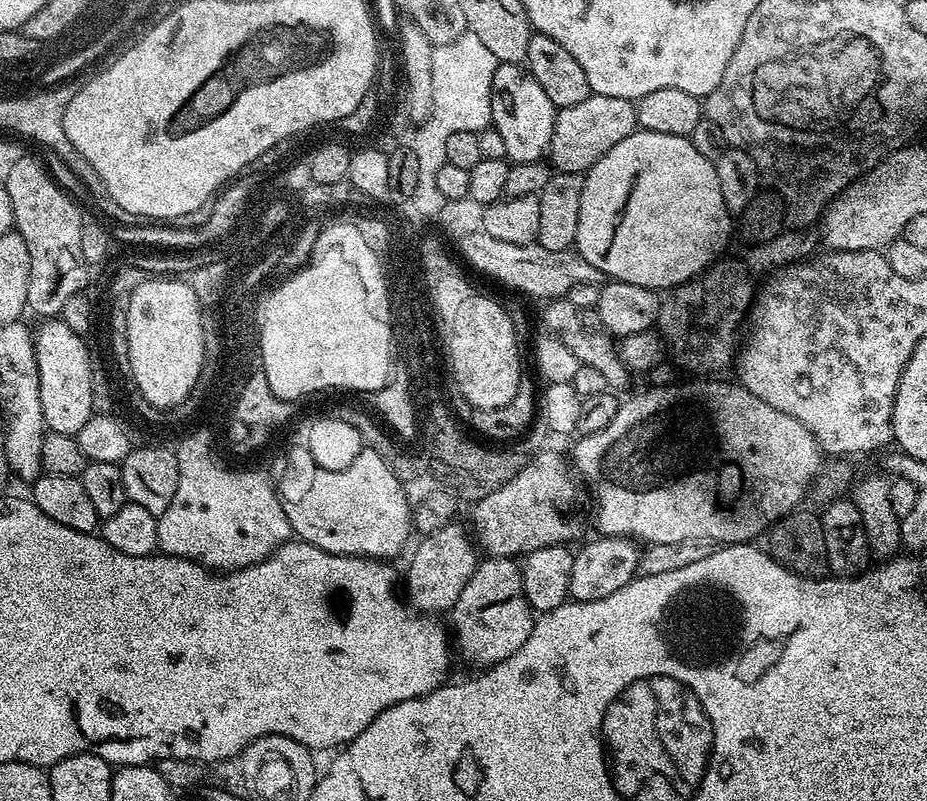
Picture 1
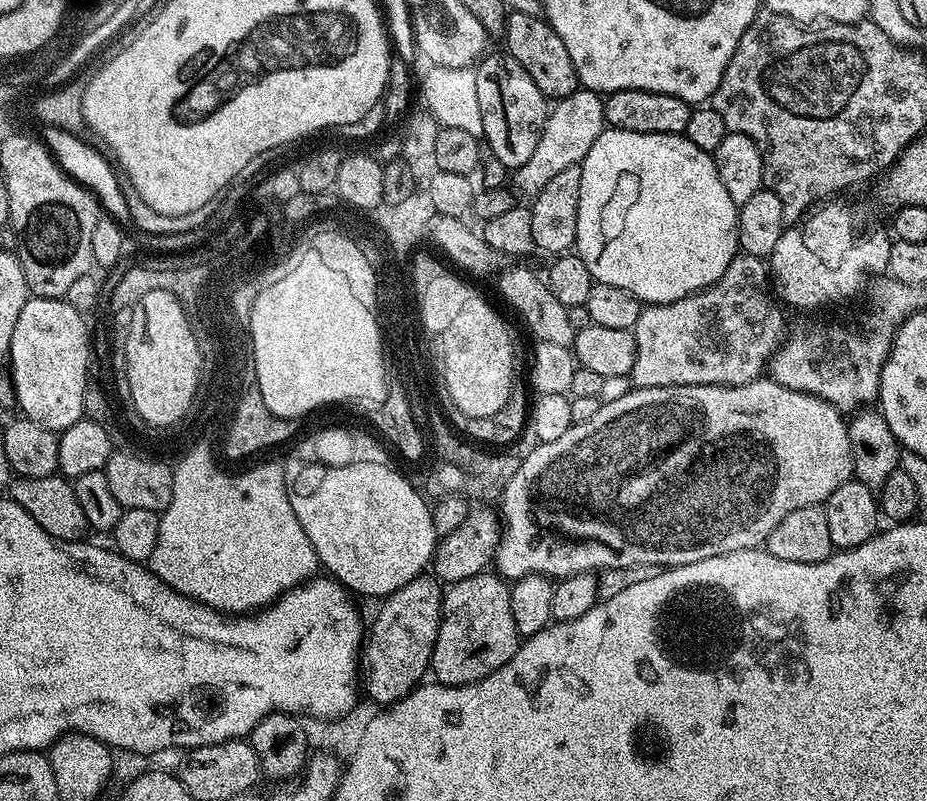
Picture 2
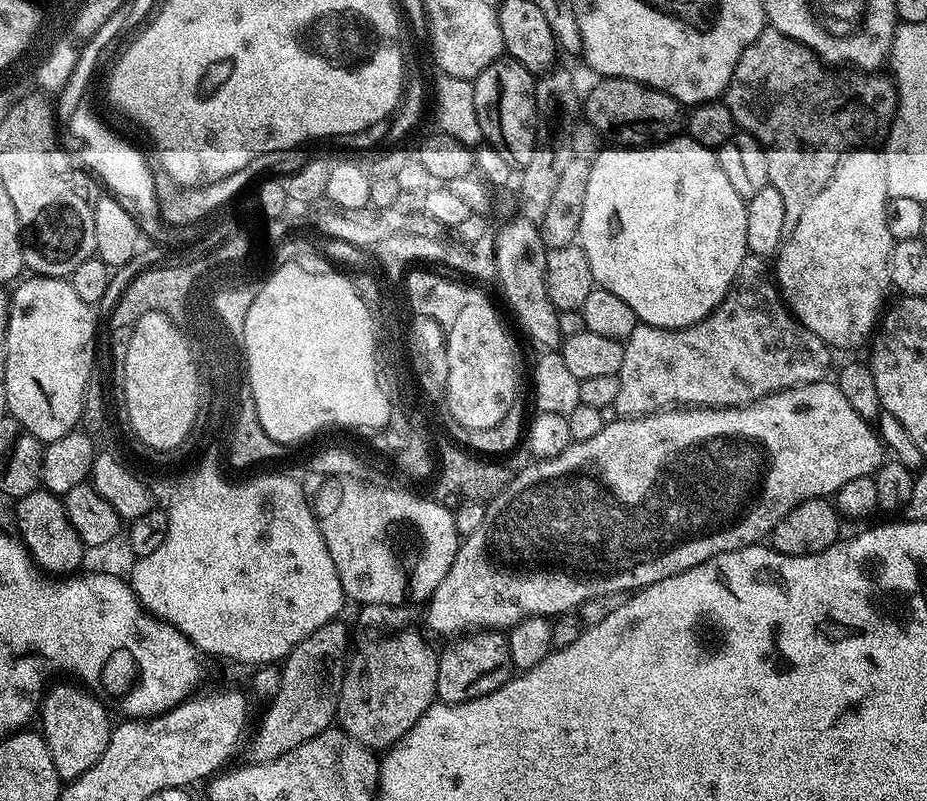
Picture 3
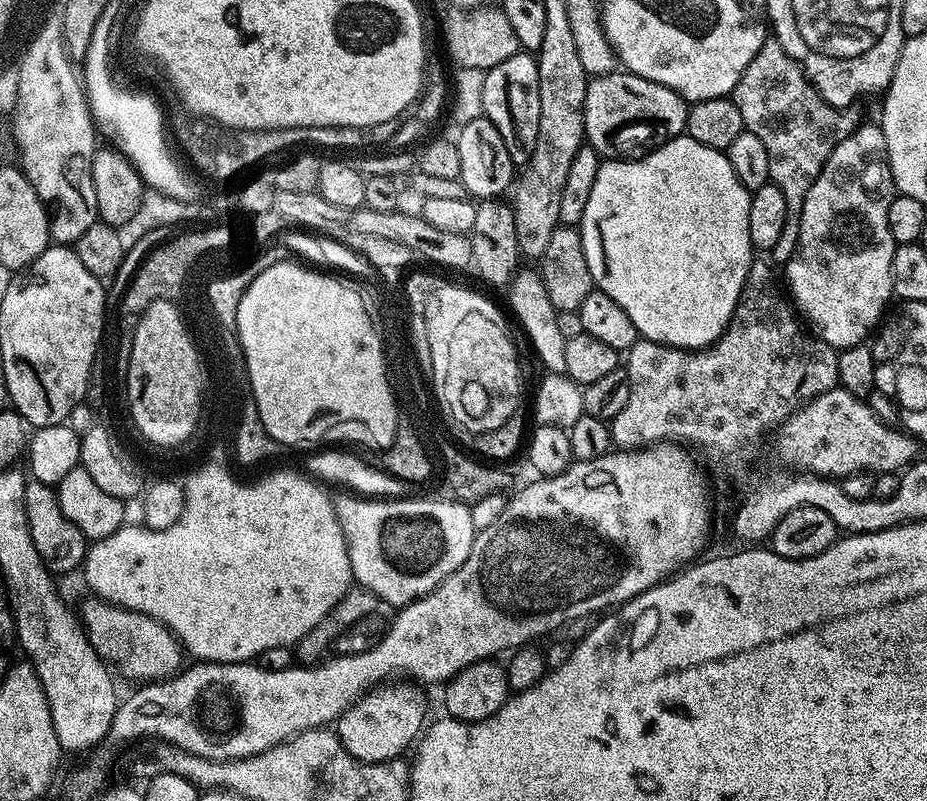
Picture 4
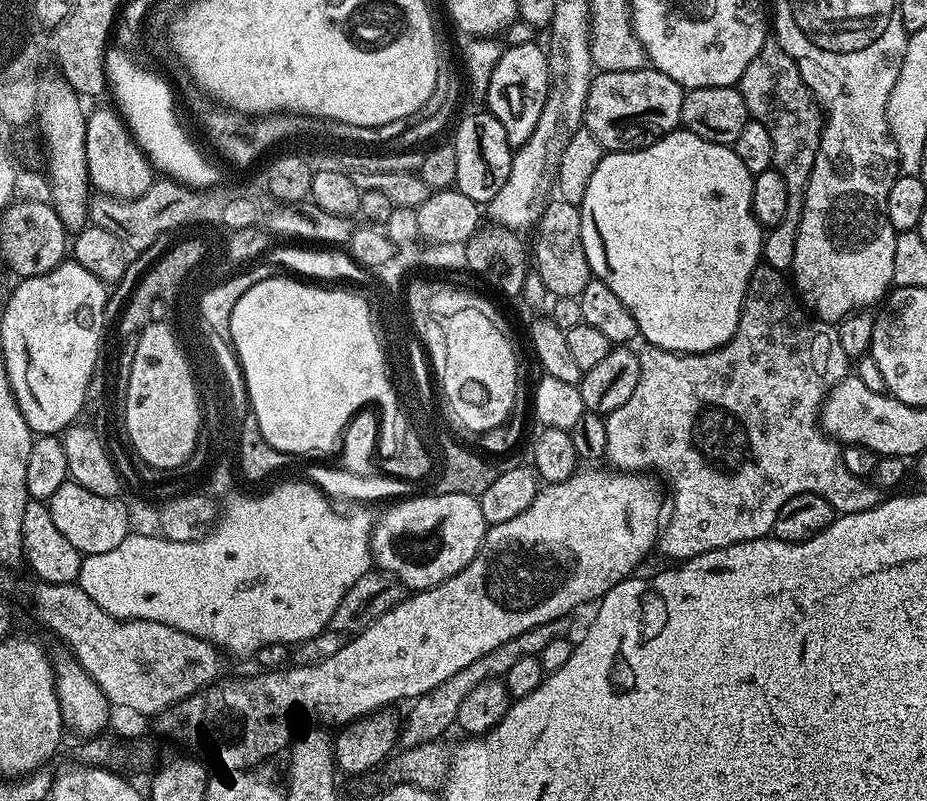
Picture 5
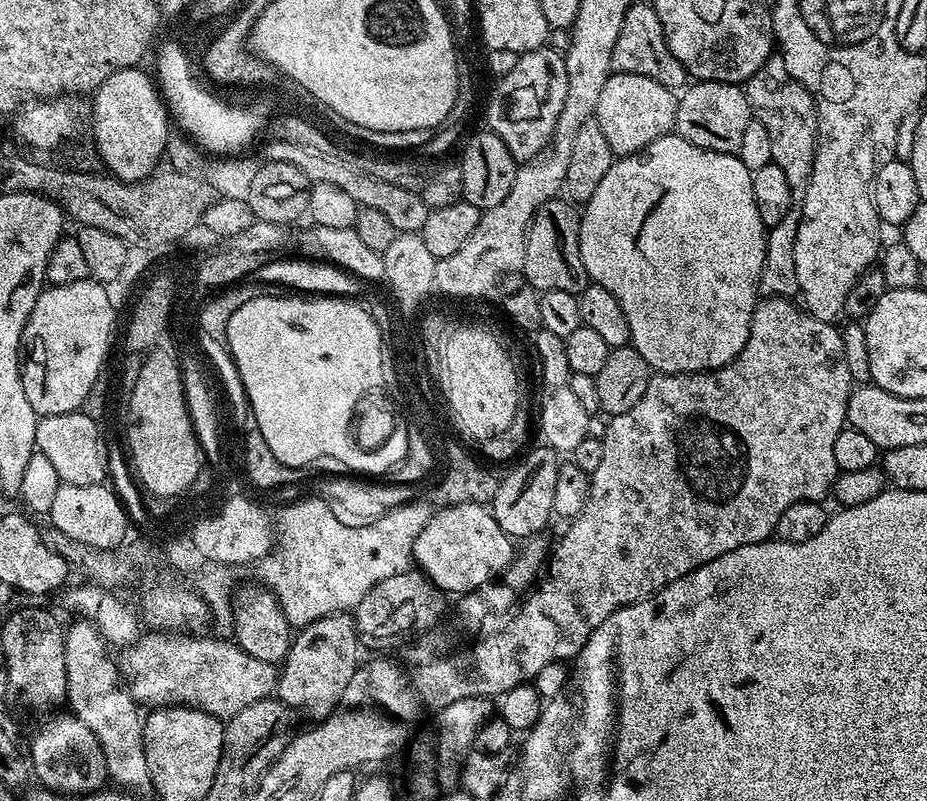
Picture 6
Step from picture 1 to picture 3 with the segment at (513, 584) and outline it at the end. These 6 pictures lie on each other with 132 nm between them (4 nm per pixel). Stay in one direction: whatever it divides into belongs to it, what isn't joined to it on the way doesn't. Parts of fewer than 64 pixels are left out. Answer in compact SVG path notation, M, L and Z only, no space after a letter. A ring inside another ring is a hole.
M472 630L439 653L436 695L445 704L461 704L498 690L514 675L507 635L500 630Z

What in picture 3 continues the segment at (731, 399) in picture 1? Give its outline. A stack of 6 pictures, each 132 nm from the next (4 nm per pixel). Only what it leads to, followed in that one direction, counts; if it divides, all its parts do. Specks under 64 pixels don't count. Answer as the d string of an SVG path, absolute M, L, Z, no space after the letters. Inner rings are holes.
M828 378L798 389L787 388L781 392L771 392L761 400L755 400L753 404L741 404L738 408L672 406L667 410L650 412L646 416L609 419L604 428L594 434L594 438L575 441L554 458L533 459L532 464L526 465L520 473L516 472L511 477L500 494L487 502L482 524L469 536L461 539L460 549L456 551L446 578L442 578L442 582L427 601L428 624L436 632L456 632L452 634L472 629L507 630L527 616L555 618L562 612L579 609L579 604L584 604L587 600L596 600L599 596L610 595L611 592L628 594L633 590L649 588L662 578L670 578L679 572L690 570L718 554L761 543L765 538L771 537L774 526L778 526L778 522L786 518L786 514L790 514L794 505L807 500L835 497L838 489L846 486L846 482L872 476L885 462L886 449L877 429L854 411L854 406L846 402L840 387Z

